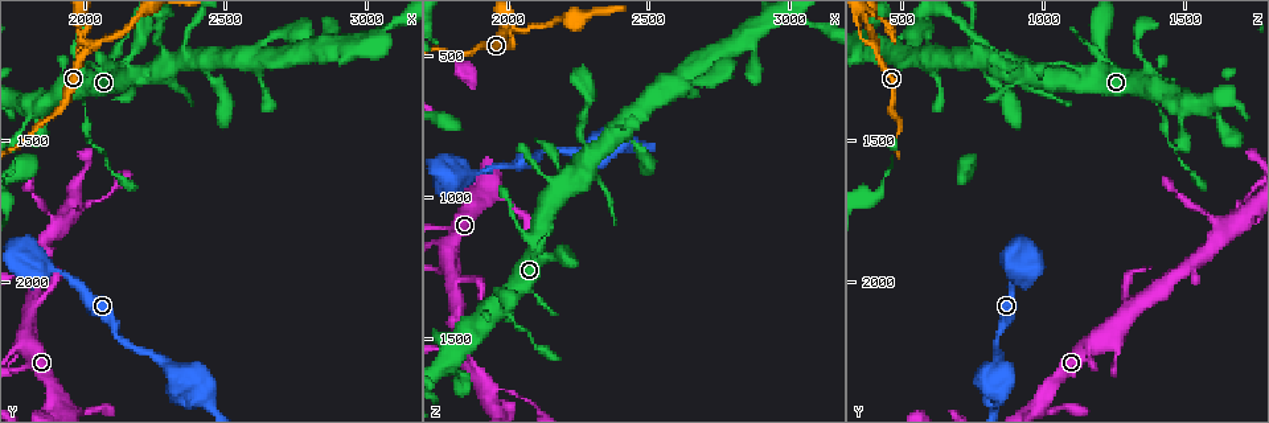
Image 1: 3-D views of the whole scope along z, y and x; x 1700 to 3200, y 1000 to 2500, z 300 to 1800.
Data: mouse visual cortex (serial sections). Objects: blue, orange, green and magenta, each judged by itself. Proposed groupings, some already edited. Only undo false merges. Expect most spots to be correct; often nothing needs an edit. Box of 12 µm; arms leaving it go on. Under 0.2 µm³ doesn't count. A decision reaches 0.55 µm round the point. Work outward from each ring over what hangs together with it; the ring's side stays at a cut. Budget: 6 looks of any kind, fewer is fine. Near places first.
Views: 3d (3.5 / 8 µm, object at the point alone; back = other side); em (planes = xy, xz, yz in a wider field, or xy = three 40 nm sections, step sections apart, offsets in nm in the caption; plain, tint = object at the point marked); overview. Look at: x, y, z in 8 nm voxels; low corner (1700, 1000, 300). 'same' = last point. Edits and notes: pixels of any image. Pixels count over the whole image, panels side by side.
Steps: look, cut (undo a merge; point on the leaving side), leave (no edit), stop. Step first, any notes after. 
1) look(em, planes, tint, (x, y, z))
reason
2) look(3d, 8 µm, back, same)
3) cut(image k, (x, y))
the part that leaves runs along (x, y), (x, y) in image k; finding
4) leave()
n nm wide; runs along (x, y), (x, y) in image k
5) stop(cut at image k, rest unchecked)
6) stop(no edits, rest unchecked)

look(3d, 3.5 µm, back, (1940, 1770, 1690))

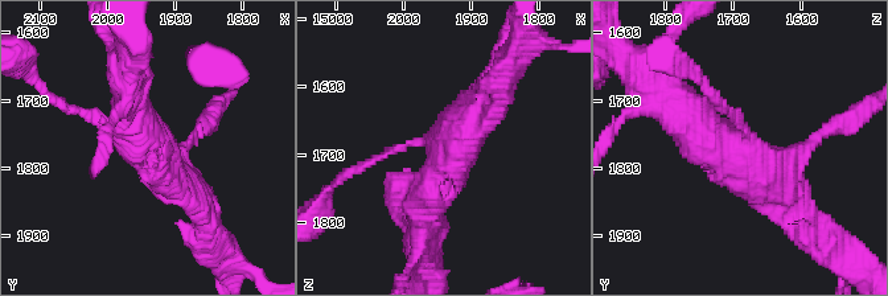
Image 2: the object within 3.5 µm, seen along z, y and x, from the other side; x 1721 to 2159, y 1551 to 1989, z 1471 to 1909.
look(em, planes, tint, (1935, 1775, 1695))
3 arms; arms of 100, 400, 400 nm; now the EM

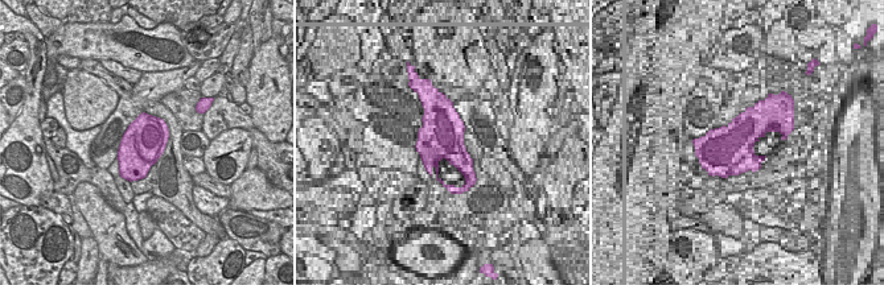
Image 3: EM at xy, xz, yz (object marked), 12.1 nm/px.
leave()
runs along (789, 205), (728, 140), (674, 99) in image 2; one cell here

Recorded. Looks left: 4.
look(3d, 3.5 µm, (2420, 1230, 780))

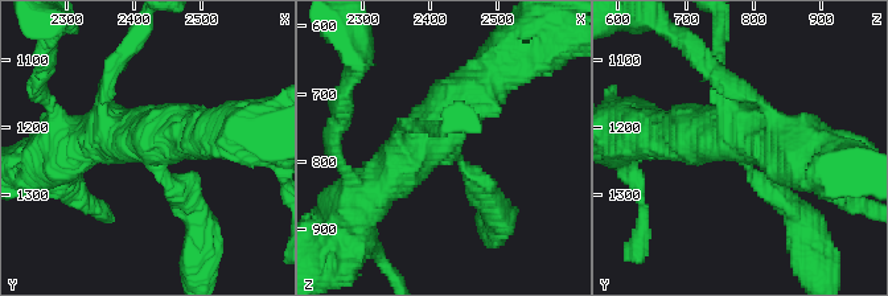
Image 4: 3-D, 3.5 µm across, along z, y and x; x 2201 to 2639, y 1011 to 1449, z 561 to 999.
look(em, xy, step 2, tint, same)
4 arms; arms of 150, 200, 500, 600 nm

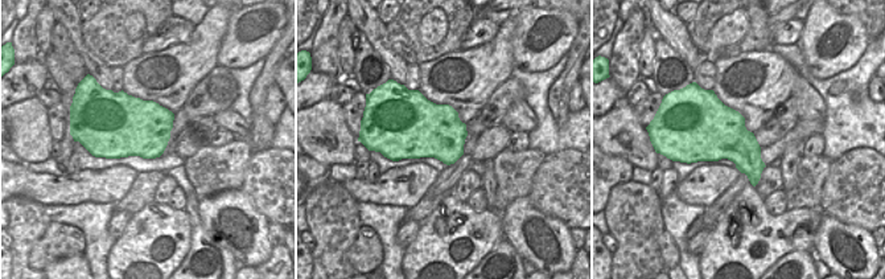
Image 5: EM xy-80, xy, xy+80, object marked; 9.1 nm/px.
look(em, xy, step 3, tint, same)

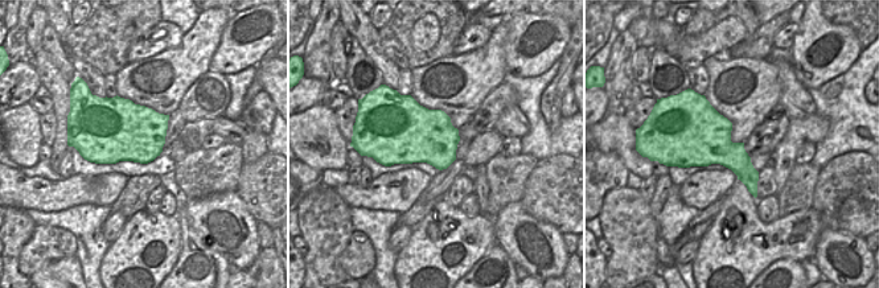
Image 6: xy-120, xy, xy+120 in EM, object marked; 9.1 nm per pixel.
leave()
runs along (361, 197), (494, 74) in image 4; continuous, no second cell

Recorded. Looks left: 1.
stop(no edits, rest unchecked)

